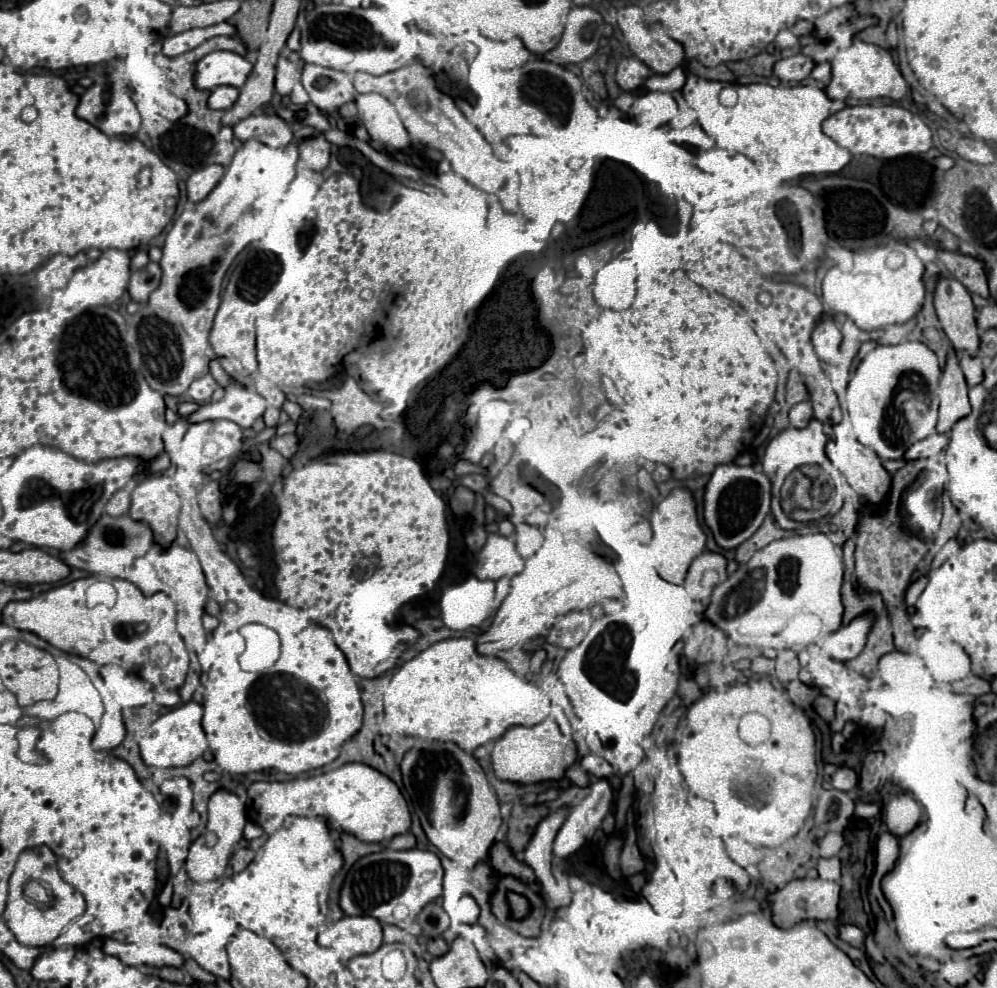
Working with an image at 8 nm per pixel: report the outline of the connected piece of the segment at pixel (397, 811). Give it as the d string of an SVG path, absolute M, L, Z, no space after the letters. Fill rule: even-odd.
M345 764L337 770L289 782L253 782L247 788L255 822L273 834L287 816L325 816L333 832L349 832L363 842L383 842L409 832L411 814L393 780L367 764Z

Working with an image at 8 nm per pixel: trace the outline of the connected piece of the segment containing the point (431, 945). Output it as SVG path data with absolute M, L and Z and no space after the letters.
M433 938L433 940L427 942L427 952L433 954L433 956L441 956L441 954L445 954L447 948L449 948L449 946L447 946L447 942L445 942L443 938Z

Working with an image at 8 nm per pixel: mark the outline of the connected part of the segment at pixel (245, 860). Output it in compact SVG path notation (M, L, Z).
M239 848L239 850L235 850L233 856L231 856L231 866L233 866L233 870L235 870L235 872L241 872L241 870L251 862L251 858L253 858L253 850L249 850L249 848Z

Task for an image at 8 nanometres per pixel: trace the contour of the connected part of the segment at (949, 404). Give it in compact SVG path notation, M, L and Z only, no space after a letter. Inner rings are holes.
M957 352L947 354L947 364L941 374L941 404L937 432L949 432L951 426L971 412L967 400L967 382L959 368Z

